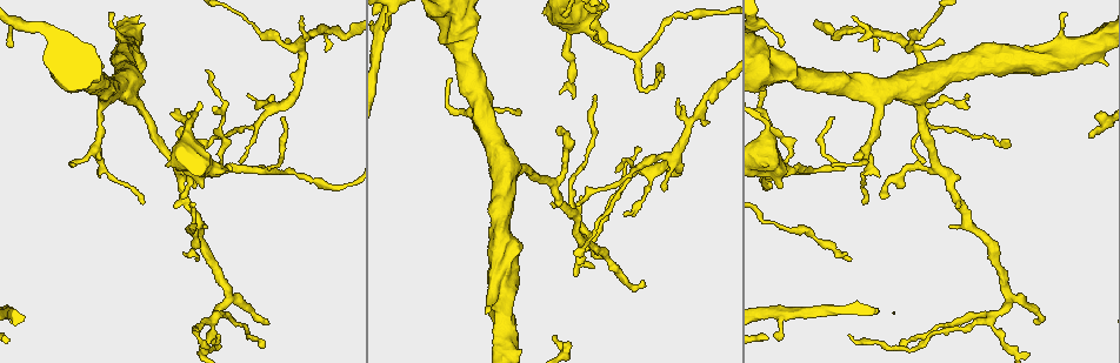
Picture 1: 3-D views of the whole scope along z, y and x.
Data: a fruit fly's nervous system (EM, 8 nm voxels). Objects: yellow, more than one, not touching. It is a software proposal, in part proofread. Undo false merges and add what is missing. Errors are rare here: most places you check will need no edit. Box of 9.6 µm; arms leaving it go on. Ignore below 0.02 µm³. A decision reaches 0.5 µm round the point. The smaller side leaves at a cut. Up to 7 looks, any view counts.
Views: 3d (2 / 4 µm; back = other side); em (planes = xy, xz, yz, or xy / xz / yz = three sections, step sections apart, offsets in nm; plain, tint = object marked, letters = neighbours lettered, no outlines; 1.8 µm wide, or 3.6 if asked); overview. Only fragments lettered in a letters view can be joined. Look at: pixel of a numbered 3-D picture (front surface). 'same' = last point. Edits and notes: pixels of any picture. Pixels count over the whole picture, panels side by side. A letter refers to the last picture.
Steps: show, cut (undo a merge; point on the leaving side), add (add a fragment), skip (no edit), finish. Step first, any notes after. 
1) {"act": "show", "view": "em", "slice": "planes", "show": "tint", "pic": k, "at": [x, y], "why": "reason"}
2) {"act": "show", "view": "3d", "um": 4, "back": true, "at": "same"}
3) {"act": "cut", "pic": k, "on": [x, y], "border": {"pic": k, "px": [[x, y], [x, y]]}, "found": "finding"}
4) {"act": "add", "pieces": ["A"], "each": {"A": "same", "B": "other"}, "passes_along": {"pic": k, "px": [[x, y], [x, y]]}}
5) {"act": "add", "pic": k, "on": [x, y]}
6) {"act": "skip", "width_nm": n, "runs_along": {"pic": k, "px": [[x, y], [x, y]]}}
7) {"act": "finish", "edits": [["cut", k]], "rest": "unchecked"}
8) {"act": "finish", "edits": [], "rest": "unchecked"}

{"act": "show", "view": "em", "slice": "xz", "step": 4, "show": "letters", "pic": 1, "at": [594, 96], "why": "tapers out"}

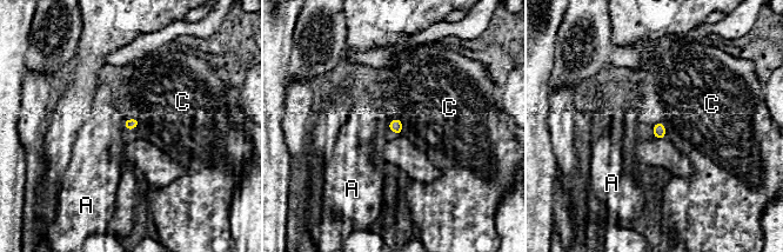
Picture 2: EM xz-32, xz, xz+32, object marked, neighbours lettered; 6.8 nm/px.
{"act": "show", "view": "em", "slice": "planes", "show": "letters", "at": "same"}

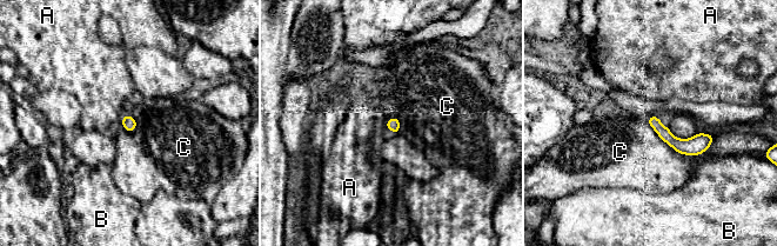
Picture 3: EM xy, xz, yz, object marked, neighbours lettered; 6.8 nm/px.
{"act": "skip", "width_nm": 90, "longest_contact_nm": ["C", 480], "each": {"A": "other", "B": "other", "C": "other"}, "found": "none of them fits"}

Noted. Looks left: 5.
{"act": "show", "view": "em", "um": 3.6, "slice": "planes", "show": "tint", "pic": 1, "at": [217, 171], "why": "thick turns thin"}

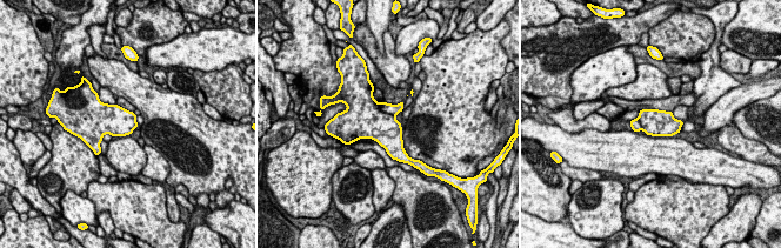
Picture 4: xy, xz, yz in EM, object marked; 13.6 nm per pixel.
{"act": "show", "view": "em", "um": 3.6, "slice": "planes", "show": "letters", "at": "same", "why": "what lies round it"}

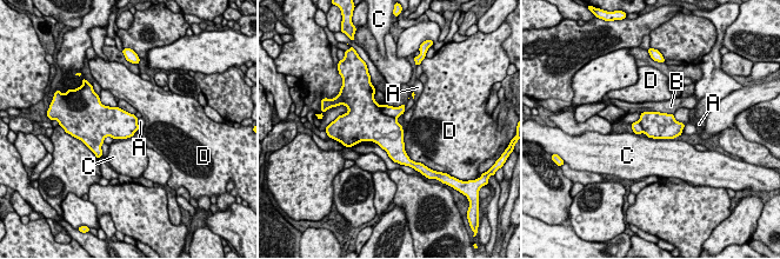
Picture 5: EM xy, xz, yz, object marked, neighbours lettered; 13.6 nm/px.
{"act": "cut", "pic": 5, "on": [371, 124], "width_nm": 360, "longest_contact_nm": ["B", 440], "each": {"A": "other", "B": "other", "C": "other", "D": "other"}, "found": "a second cell is stuck on"}

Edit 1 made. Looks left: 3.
{"act": "finish", "edits": [["cut", 5]], "rest": "unchecked"}

